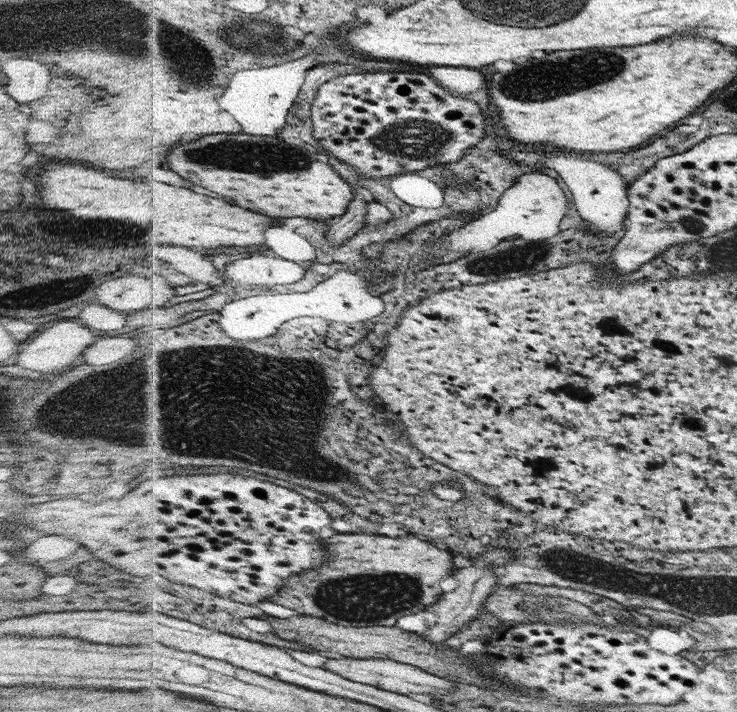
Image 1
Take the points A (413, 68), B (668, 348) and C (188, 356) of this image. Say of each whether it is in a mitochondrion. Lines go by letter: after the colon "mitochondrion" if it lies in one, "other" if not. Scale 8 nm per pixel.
A: other
B: other
C: mitochondrion

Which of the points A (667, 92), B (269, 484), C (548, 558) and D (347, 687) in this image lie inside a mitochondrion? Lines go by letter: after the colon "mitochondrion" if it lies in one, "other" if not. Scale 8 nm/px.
A: other
B: other
C: mitochondrion
D: other

